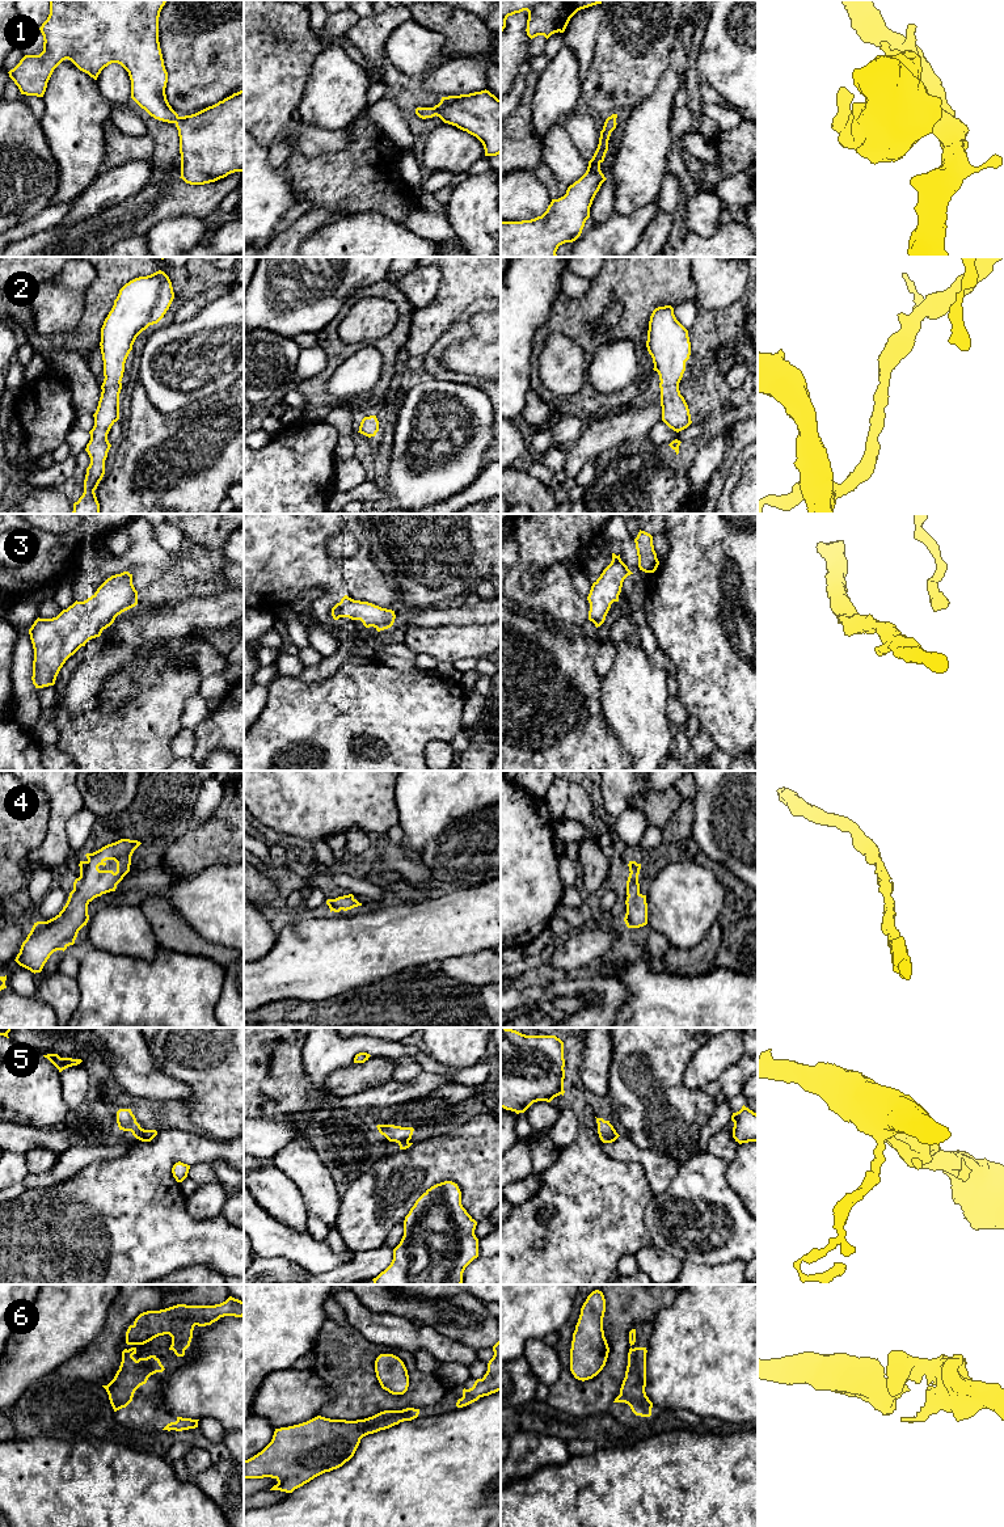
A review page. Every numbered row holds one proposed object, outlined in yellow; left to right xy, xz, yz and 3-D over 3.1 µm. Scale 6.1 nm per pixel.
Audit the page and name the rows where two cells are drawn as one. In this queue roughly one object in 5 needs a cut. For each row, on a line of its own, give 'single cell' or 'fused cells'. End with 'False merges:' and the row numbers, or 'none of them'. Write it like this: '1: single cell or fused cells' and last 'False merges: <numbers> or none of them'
1: single cell
2: single cell
3: single cell
4: single cell
5: single cell
6: single cell
False merges: none of them

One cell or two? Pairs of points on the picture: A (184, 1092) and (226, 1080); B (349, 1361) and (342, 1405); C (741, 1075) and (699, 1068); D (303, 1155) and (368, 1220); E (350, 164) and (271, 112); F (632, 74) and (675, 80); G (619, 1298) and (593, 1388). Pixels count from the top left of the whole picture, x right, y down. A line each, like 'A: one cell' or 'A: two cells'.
A: two cells
B: one cell
C: two cells
D: two cells
E: two cells
F: two cells
G: one cell

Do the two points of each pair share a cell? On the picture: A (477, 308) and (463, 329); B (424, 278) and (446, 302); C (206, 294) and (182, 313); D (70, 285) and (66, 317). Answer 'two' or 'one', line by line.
A: one
B: two
C: one
D: one

